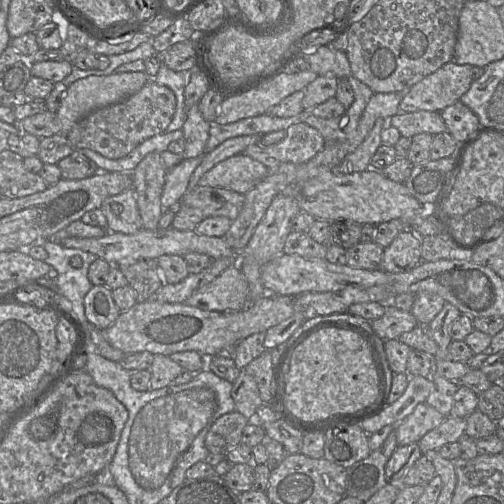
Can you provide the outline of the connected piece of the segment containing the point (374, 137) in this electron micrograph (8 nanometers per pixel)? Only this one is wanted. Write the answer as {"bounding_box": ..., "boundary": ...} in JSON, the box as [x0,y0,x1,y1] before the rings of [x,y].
{"bounding_box":[336,119,387,174],"boundary":[[[378,119],[363,142],[336,165],[336,171],[341,174],[352,174],[369,169],[372,156],[381,143],[381,132],[387,125],[384,119]]]}

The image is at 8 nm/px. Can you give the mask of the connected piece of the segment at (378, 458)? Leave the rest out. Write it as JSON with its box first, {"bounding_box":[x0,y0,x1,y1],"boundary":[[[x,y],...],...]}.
{"bounding_box":[345,428,397,501],"boundary":[[[395,428],[389,433],[384,443],[372,451],[369,456],[347,469],[345,495],[367,501],[388,482],[385,467],[397,448]]]}

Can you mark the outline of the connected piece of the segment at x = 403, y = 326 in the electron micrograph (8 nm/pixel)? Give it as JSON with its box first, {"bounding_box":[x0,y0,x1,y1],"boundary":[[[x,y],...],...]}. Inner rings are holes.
{"bounding_box":[371,303,418,340],"boundary":[[[385,303],[385,313],[382,317],[371,322],[376,336],[382,340],[398,339],[398,337],[411,331],[418,324],[411,311],[403,311],[390,303]]]}

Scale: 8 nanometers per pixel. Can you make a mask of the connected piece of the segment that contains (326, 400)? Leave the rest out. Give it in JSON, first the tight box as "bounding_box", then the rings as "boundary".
{"bounding_box":[283,327,381,422],"boundary":[[[334,327],[313,332],[293,351],[283,368],[283,382],[287,410],[308,422],[356,412],[376,403],[381,395],[380,380],[366,341],[354,331]]]}

